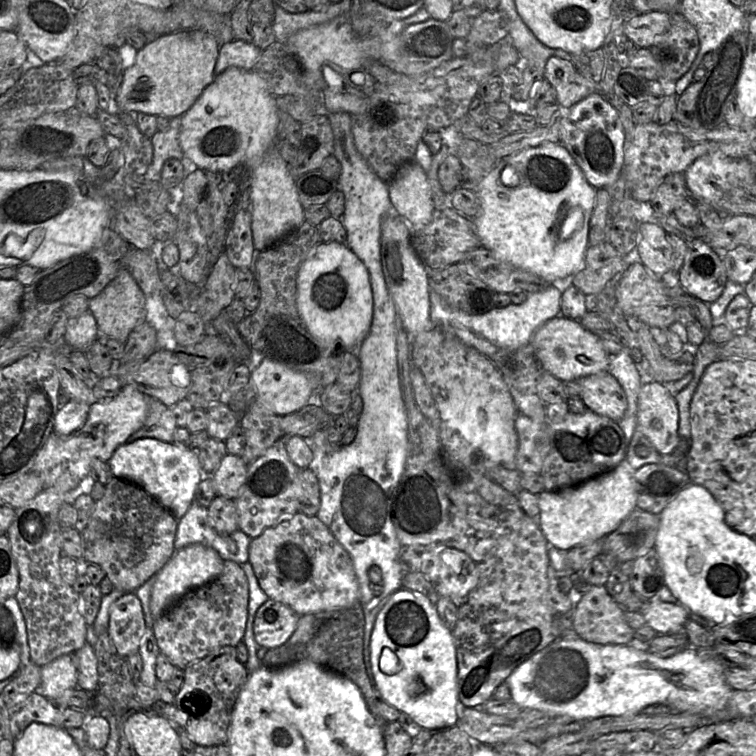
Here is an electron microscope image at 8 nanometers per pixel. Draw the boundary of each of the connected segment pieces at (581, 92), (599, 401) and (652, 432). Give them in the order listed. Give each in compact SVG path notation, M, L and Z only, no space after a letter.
M551 56L545 64L547 80L555 89L557 104L571 108L585 97L597 91L597 84L582 76L569 60Z
M608 369L573 381L581 382L581 399L586 405L587 410L590 410L599 416L607 417L615 422L619 422L623 418L628 406L626 394L618 380L608 371Z
M652 382L643 385L638 397L638 429L661 455L673 454L680 439L675 395L665 384Z

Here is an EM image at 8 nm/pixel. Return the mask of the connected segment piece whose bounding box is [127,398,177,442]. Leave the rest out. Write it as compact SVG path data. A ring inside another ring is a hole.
M149 398L146 420L143 426L128 438L127 442L143 438L174 442L173 436L176 428L171 408L154 398Z

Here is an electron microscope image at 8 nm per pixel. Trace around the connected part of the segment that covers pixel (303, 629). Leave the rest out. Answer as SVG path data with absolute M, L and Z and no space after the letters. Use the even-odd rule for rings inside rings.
M361 603L349 607L340 607L332 610L304 614L300 616L295 631L284 644L278 647L264 650L261 664L263 667L266 668L275 668L283 664L290 665L301 661L312 661L335 673L338 673L344 677L349 678L361 690L369 711L371 712L377 723L383 728L383 733L384 733L385 724L388 722L385 722L378 713L378 710L374 702L374 693L371 688L371 682L367 675L364 663L364 656L363 656L364 624L365 624L364 611Z

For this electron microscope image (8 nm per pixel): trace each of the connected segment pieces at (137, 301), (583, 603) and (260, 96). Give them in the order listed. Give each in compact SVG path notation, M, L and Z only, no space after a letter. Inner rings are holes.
M128 269L121 270L117 276L95 297L88 301L89 311L95 317L100 336L125 342L144 321L145 297Z
M592 585L576 599L569 614L570 626L575 636L597 644L630 644L634 639L634 630L628 625L623 608L608 593L604 585Z
M229 67L220 74L216 75L213 81L202 91L195 102L189 107L189 109L181 116L180 127L180 146L183 151L184 157L191 160L199 169L210 170L212 172L228 172L237 165L246 165L251 171L251 201L252 201L252 235L254 252L252 256L252 265L250 270L254 273L254 263L257 254L260 251L271 247L289 233L297 229L305 222L304 208L299 201L297 190L295 187L295 180L289 173L289 166L287 162L282 158L278 148L275 148L276 137L278 134L278 110L275 104L275 96L270 91L265 79L254 70L245 70L238 67Z

